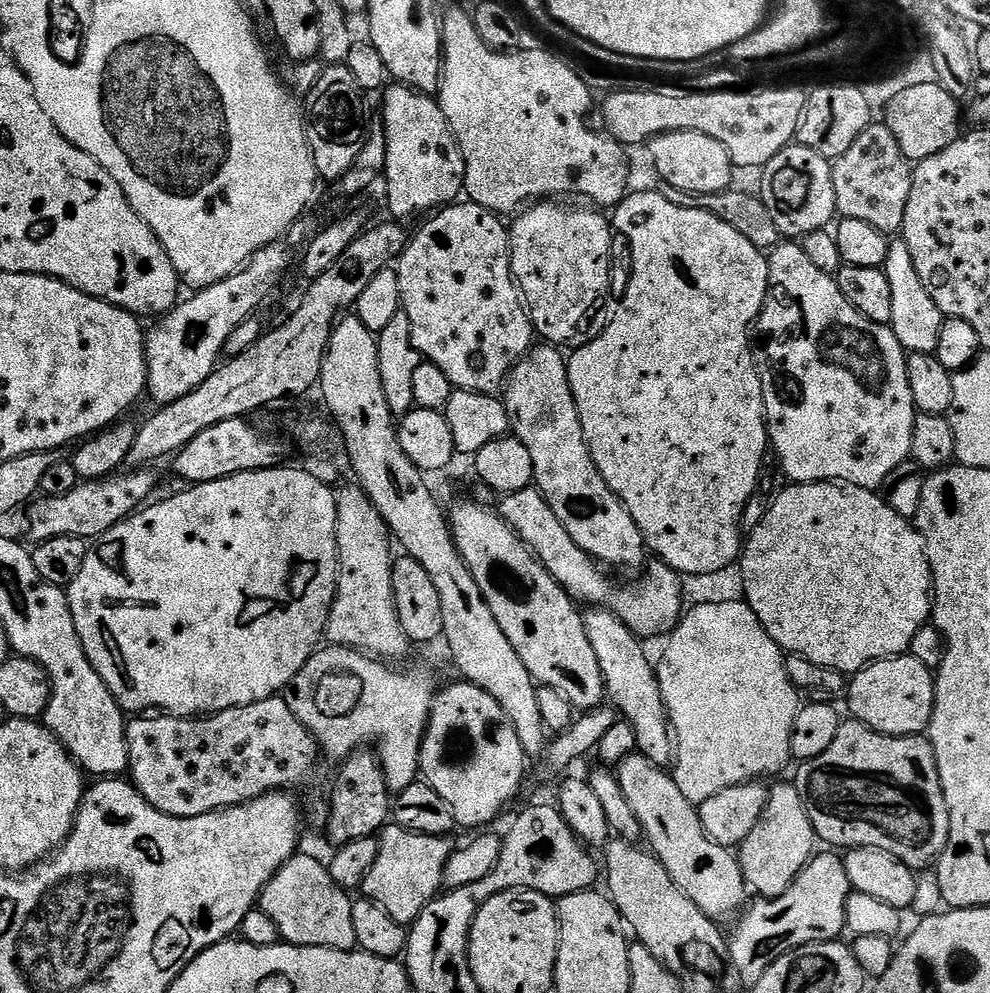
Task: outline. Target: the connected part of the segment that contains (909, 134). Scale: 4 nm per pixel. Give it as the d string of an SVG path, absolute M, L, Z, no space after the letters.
M941 83L908 87L885 107L884 114L886 114L886 117L884 117L884 123L894 134L895 140L898 142L904 156L911 163L917 164L928 157L933 157L936 153L941 153L946 146L952 145L962 134L962 127L960 128L960 112L962 116L962 110L961 107L959 110L958 104L957 97L950 95Z

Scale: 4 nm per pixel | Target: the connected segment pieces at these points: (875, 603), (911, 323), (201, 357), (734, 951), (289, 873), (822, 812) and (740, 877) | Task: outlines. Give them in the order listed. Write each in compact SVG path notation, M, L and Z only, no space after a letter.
M829 482L827 484L789 483L776 496L776 501L769 506L756 521L756 529L747 533L738 557L738 569L744 579L743 599L758 614L758 622L774 638L774 642L785 653L802 658L810 658L818 666L832 668L835 672L855 674L861 672L867 664L876 660L889 660L891 656L903 656L911 649L914 634L929 623L932 615L932 571L928 555L924 552L924 540L911 519L903 517L892 509L879 491L871 488L855 488L852 484Z
M896 238L888 245L886 262L883 267L887 280L890 282L890 295L894 301L890 313L892 333L904 347L905 353L935 353L938 346L938 330L942 330L946 317L934 306L934 298L922 286L922 278L918 278L918 269L914 266L914 258L910 258L910 246L902 238Z
M308 218L296 220L280 239L255 252L239 272L214 286L193 291L189 300L181 299L171 312L153 323L156 325L150 328L144 342L148 363L146 392L157 400L157 405L163 406L190 394L210 378L225 355L224 347L230 334L234 334L242 322L257 315L264 299L279 286L284 271L291 264L293 267L298 253L307 245L313 232L314 227Z
M824 851L828 852L813 855L786 894L757 899L757 904L749 903L739 917L740 925L733 930L732 936L730 932L731 963L745 968L749 977L760 976L775 960L796 948L837 939L840 931L845 931L848 923L846 906L848 897L853 893L852 883L846 874L843 859L835 851Z
M297 854L284 863L260 891L258 907L278 926L278 934L285 944L318 946L350 952L356 948L354 934L353 897L334 882L325 861Z
M848 718L838 726L838 734L834 734L830 750L826 750L826 754L818 754L818 758L803 761L799 767L794 783L798 794L802 794L806 814L810 814L817 837L828 843L825 845L836 850L877 848L894 854L894 858L913 870L927 869L940 859L948 844L950 814L934 746L927 735L884 736L867 728L861 720Z
M642 755L625 756L618 765L620 789L638 818L643 839L648 839L647 847L663 862L670 878L674 878L674 886L678 886L702 914L724 922L728 912L739 913L750 896L737 853L722 847L706 834L697 805L691 804L682 790L678 790L675 779L664 772L667 771L661 765L653 764Z

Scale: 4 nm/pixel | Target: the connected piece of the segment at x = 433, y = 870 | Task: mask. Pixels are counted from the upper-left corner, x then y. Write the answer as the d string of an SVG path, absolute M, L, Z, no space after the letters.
M394 822L379 833L380 849L370 874L362 885L363 899L373 900L394 922L410 926L422 910L441 895L446 862L451 858L454 844L448 836L427 836L406 830Z

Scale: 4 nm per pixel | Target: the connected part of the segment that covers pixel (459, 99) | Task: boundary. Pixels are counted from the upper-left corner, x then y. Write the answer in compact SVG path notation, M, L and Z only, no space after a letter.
M460 8L443 13L442 35L444 69L440 71L438 99L442 114L446 114L446 122L456 135L456 145L464 156L464 192L471 203L497 214L515 213L533 202L568 198L564 196L573 192L593 200L588 202L601 209L612 210L629 195L625 145L599 127L588 125L592 92L566 61L540 48L532 48L529 52L491 48L482 42L475 19Z

